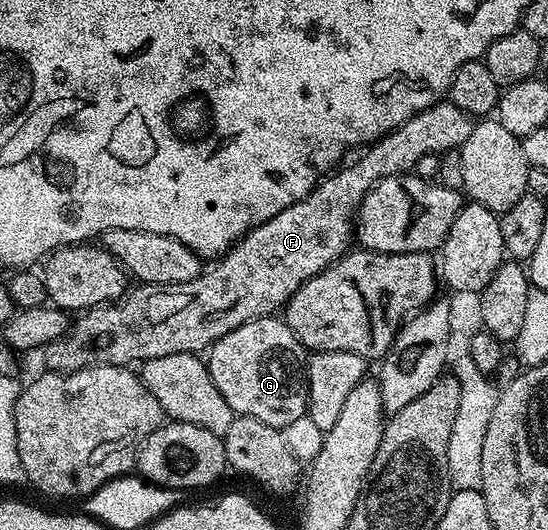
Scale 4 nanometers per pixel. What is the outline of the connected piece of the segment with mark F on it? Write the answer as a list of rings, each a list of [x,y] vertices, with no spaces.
[[[448,101],[436,103],[415,113],[415,117],[403,121],[403,125],[399,125],[388,135],[381,136],[368,149],[362,150],[357,163],[346,162],[340,169],[326,175],[308,197],[275,213],[275,217],[263,221],[258,227],[253,227],[210,266],[214,266],[210,271],[209,268],[202,270],[198,279],[171,285],[142,283],[134,286],[134,291],[133,288],[126,290],[114,302],[101,303],[88,311],[80,312],[63,337],[44,347],[44,370],[55,371],[58,375],[70,375],[88,367],[140,365],[146,359],[171,357],[171,353],[201,353],[212,347],[219,337],[231,333],[231,329],[239,329],[239,325],[247,321],[264,319],[280,312],[308,279],[326,271],[350,250],[349,238],[352,240],[355,235],[353,222],[357,208],[375,184],[392,175],[412,172],[419,157],[460,149],[467,137],[470,137],[474,124],[474,116],[463,113],[463,109]]]

